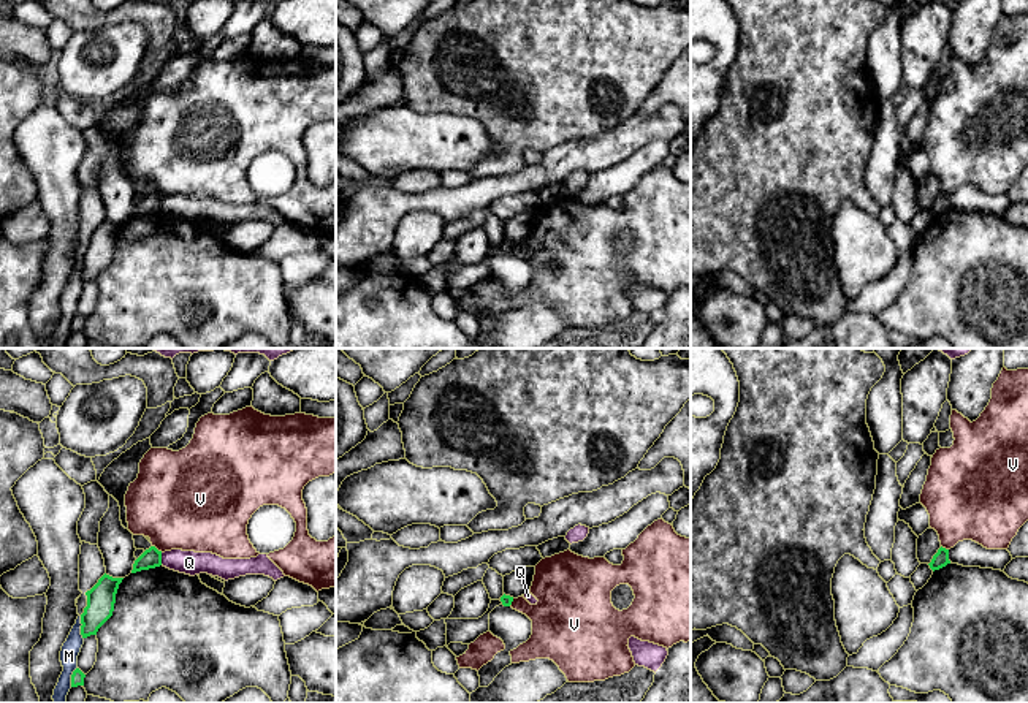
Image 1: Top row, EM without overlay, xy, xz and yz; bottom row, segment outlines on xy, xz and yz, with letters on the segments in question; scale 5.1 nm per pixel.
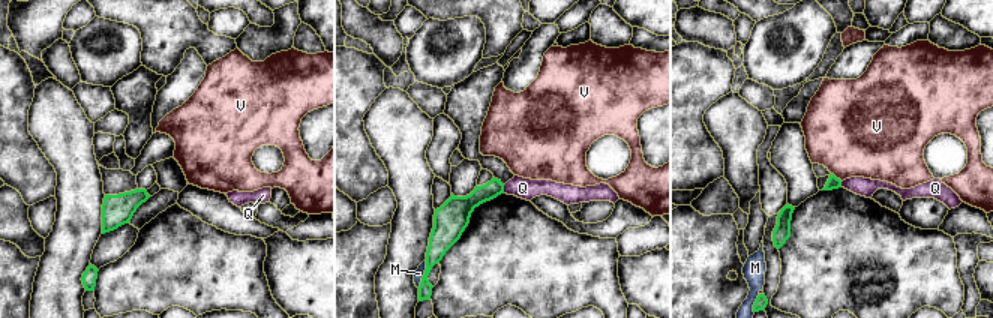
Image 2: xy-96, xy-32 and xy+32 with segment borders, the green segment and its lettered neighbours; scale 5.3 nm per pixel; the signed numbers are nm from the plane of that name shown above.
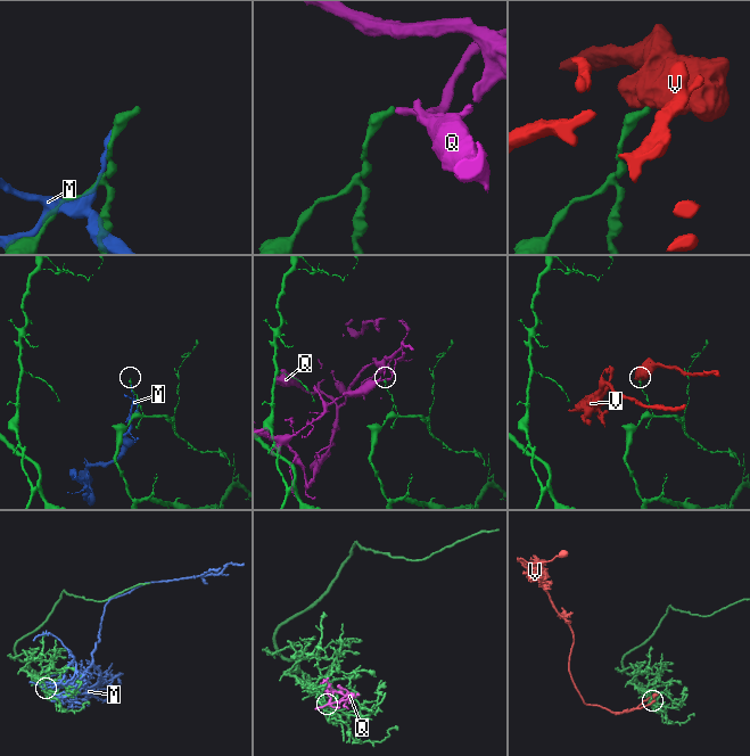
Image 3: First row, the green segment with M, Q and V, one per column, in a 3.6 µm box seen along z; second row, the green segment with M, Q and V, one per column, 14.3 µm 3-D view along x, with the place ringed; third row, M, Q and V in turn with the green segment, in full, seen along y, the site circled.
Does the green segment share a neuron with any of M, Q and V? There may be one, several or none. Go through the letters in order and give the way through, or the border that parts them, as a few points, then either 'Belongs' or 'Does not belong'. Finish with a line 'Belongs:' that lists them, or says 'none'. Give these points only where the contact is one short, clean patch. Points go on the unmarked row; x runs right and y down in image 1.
M: Does not belong
Q: Boundary: xy (160, 198), (162, 209). Does not belong
V: Boundary: xy (152, 190), (162, 197). Does not belong
Belongs: none

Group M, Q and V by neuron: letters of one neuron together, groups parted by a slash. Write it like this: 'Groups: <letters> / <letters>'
Groups: M / Q / V

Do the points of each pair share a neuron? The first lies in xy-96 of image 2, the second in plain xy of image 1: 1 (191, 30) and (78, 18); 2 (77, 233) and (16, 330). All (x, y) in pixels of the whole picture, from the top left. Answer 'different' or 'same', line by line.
1: same
2: different

